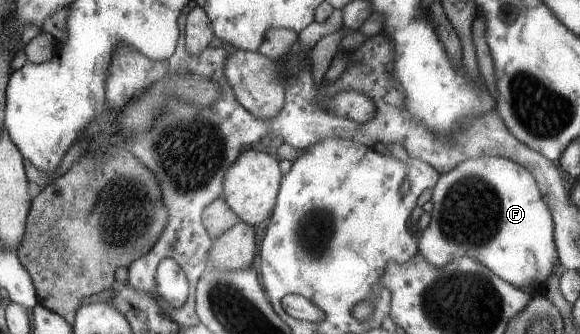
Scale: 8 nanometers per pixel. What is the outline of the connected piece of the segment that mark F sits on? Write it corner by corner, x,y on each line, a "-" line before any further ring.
480,156
464,160
461,164
458,164
456,168
451,169
448,173
441,174
438,183
434,185
432,189
432,203
434,204
431,211
431,220
423,230
421,238
421,248
419,249
420,255
426,257
426,261
430,261
430,265
442,265
449,264
450,261
456,259
456,257
468,256
482,262
482,265
488,266
498,277
504,279
506,282
510,282
512,285
517,286
520,289
524,287
535,288
534,294
546,295
545,284
549,280
552,273
556,273
558,269
558,248
556,242
556,226
554,225
553,212
550,209
549,204
546,201
540,199
540,195
544,195
541,192
541,188
538,185
537,178
530,173
526,166
518,165
518,162
512,161
510,158
502,156

